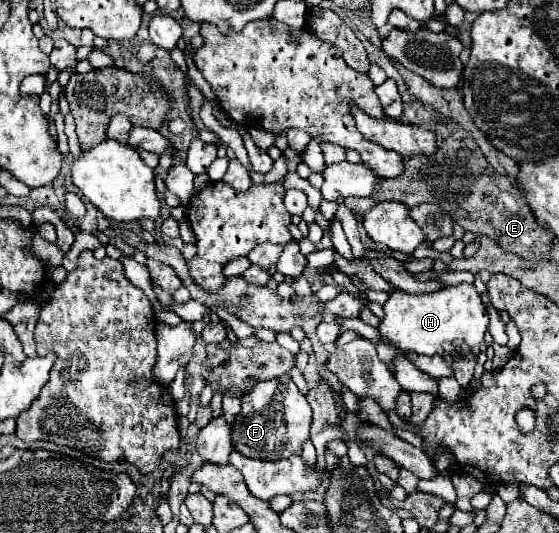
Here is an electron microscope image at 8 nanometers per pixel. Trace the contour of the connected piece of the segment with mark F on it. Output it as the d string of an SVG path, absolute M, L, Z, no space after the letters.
M289 377L257 383L251 393L243 395L243 411L233 421L233 445L245 457L277 461L293 453L301 453L301 445L309 439L311 409L305 395Z

